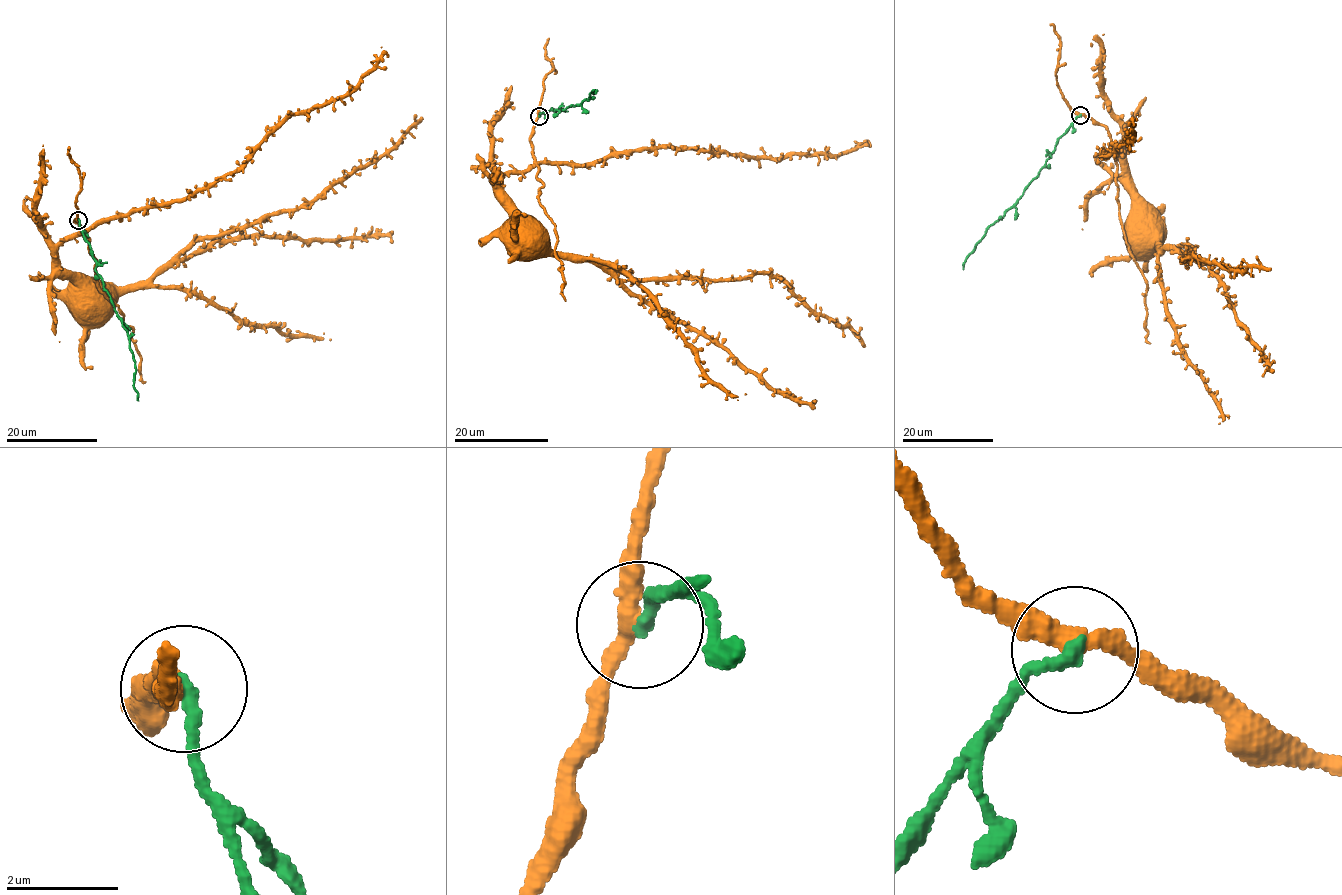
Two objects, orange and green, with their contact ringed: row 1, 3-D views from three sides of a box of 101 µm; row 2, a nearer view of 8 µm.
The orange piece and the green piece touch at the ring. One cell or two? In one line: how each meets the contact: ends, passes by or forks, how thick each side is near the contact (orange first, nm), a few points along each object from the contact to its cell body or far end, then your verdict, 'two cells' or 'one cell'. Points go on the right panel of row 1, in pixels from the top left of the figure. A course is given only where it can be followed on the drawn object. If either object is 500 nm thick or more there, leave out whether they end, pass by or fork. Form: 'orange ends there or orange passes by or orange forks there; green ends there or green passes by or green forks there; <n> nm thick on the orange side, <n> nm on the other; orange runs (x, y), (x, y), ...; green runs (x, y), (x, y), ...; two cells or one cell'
orange passes by; green ends there; 320 nm thick on the orange side, 260 nm on the other; orange runs (1080, 115), (1103, 125), (1115, 147), (1122, 148), (1122, 182), (1131, 197), (1134, 236); green runs (1080, 115), (1059, 139), (1038, 175), (1002, 218), (987, 229), (963, 263), (963, 269); two cells

